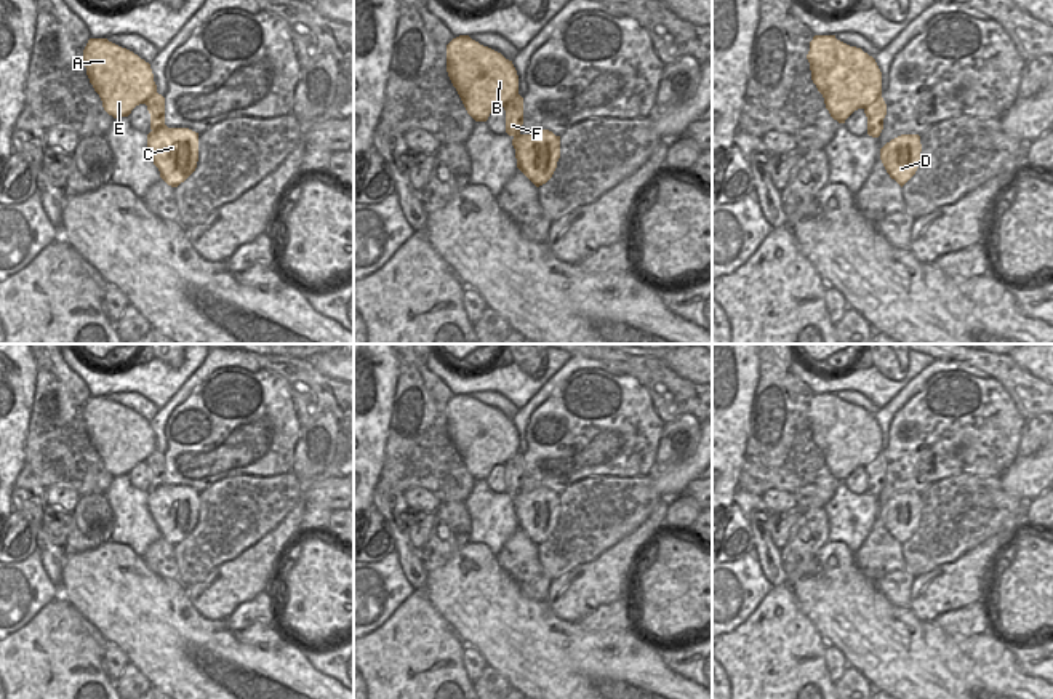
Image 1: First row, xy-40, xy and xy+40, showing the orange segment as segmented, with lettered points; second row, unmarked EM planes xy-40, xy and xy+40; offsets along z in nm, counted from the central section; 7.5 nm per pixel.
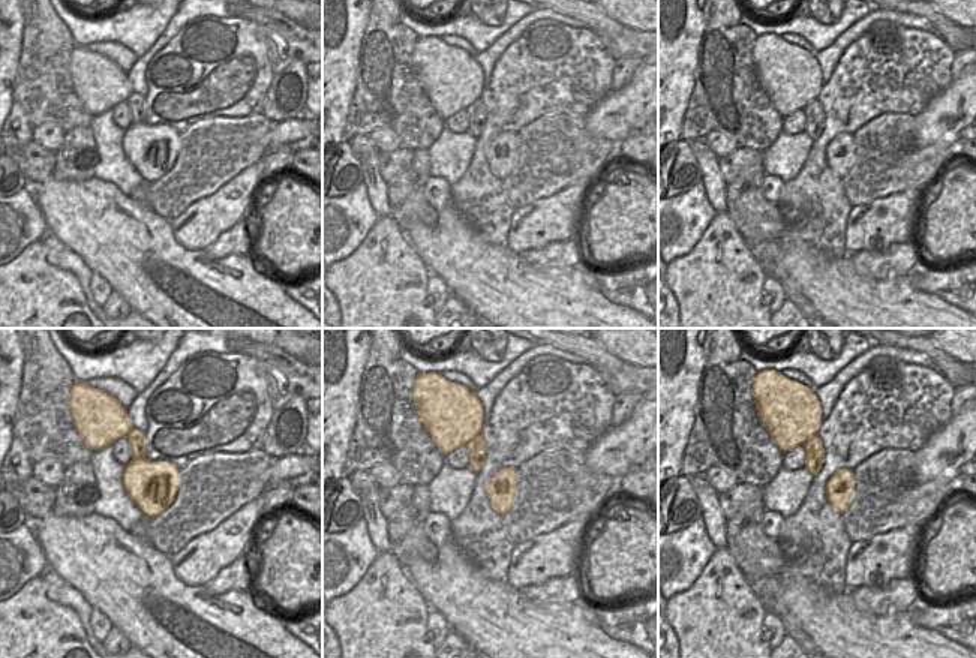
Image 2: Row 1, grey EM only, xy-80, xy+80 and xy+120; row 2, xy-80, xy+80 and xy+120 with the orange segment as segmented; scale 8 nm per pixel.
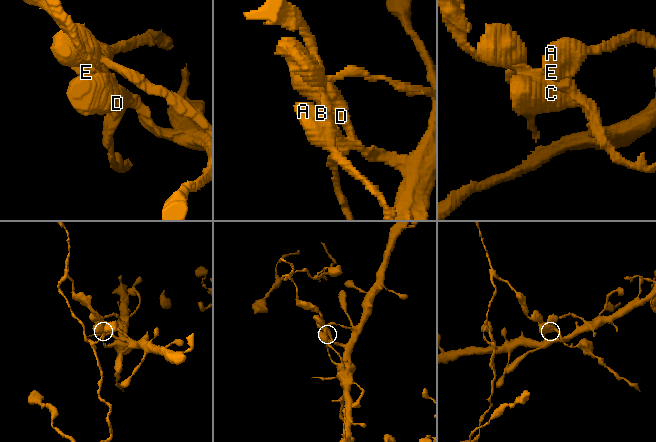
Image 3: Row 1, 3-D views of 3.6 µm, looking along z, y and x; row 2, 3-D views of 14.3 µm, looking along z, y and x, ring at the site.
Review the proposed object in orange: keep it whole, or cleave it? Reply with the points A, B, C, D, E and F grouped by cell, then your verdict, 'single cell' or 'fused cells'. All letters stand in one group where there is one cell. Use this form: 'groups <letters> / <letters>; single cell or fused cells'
groups A B C D E / F; fused cells

